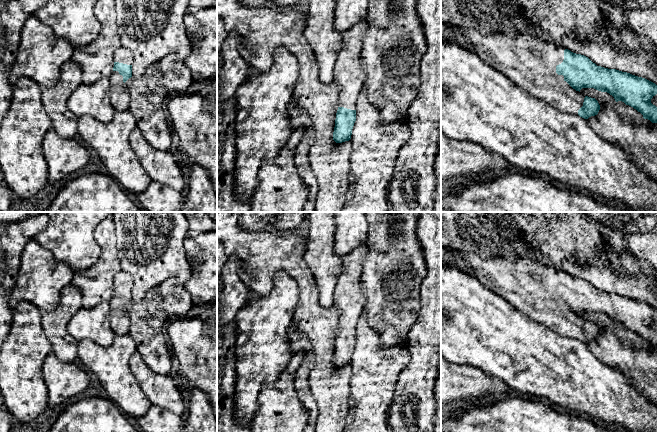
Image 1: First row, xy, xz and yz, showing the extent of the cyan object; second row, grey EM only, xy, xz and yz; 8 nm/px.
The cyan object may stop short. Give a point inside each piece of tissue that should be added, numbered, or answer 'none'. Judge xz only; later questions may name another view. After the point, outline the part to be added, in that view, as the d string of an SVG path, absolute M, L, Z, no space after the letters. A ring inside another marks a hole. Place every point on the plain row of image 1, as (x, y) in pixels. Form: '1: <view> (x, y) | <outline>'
1: xz (349, 297) | M362 245L342 258L342 272L334 289L334 305L340 312L338 331L356 334L366 304L361 276L367 251Z

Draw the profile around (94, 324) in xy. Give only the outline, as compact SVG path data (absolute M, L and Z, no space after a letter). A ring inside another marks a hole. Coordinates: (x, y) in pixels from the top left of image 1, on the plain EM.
M108 302L91 309L82 308L70 319L67 331L77 341L90 339L102 347L108 347L115 337L110 326L110 313Z

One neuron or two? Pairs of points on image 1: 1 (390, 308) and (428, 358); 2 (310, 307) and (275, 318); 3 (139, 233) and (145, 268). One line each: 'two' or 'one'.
1: two
2: two
3: one

